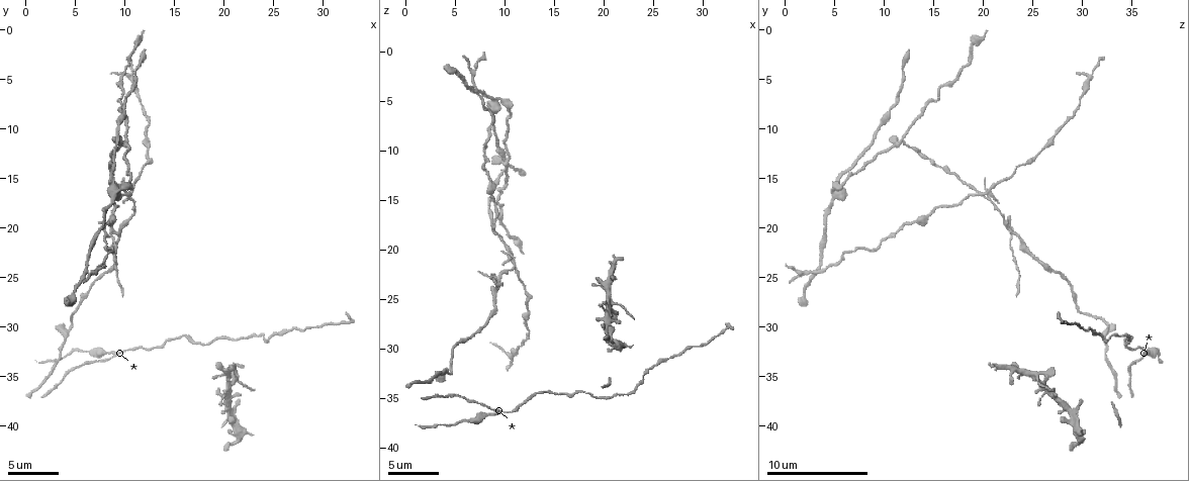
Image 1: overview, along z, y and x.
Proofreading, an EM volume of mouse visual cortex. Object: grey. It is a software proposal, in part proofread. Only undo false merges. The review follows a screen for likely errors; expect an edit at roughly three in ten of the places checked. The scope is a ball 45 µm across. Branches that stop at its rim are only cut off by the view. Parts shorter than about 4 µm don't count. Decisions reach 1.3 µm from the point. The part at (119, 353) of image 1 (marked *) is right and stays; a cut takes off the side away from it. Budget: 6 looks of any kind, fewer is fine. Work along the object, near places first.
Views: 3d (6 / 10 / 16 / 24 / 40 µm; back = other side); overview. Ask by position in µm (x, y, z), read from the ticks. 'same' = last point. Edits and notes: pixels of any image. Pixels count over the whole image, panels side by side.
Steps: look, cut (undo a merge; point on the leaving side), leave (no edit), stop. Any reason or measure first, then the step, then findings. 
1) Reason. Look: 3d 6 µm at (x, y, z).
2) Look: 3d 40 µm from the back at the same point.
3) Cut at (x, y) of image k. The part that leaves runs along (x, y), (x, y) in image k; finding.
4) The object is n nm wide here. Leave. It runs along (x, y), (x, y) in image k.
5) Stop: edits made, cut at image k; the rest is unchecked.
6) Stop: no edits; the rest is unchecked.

Three arms meet. Look: 3d 10 µm at (20.4, 36.0, 25.8).

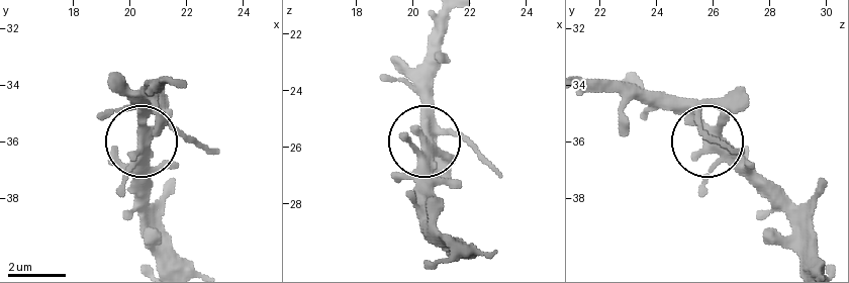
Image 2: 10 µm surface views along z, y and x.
3 arms meet here. Leave. All the same neuron.

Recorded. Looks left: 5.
A narrow waist. Look: 3d 6 µm at (8.8, 23.0, 25.2).

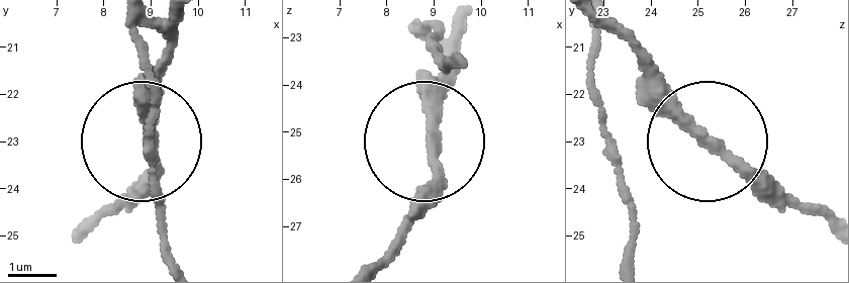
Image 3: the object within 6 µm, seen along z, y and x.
Cut at (146, 116) of image 3. A second neuron is stuck on.

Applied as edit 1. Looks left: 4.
Redraw. Look: overview.

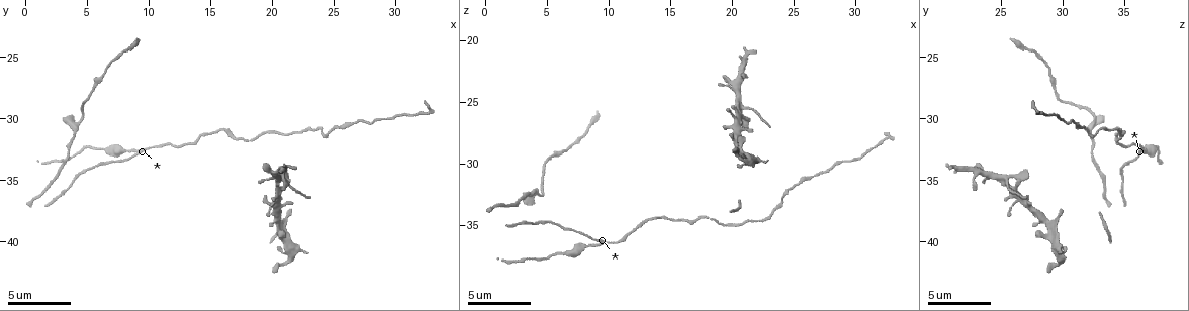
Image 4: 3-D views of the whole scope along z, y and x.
Thick turns thin. Look: 3d 10 µm at (4.6, 30.2, 32.4).

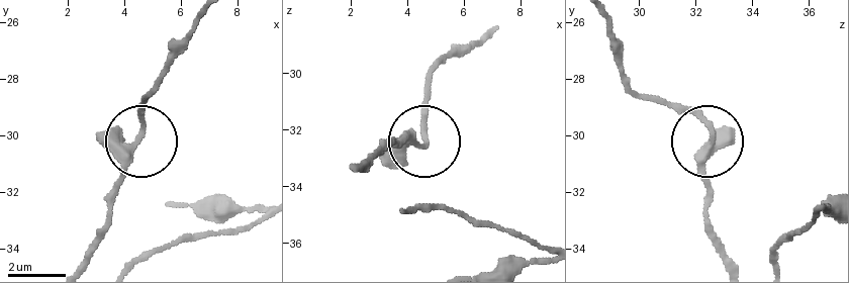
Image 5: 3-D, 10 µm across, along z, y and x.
3 arms meet here. Leave. It runs along (81, 261), (138, 137), (142, 97) in image 5; one neuron here.

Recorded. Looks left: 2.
Stop: edits made, cut at image 3; the rest is unchecked.

